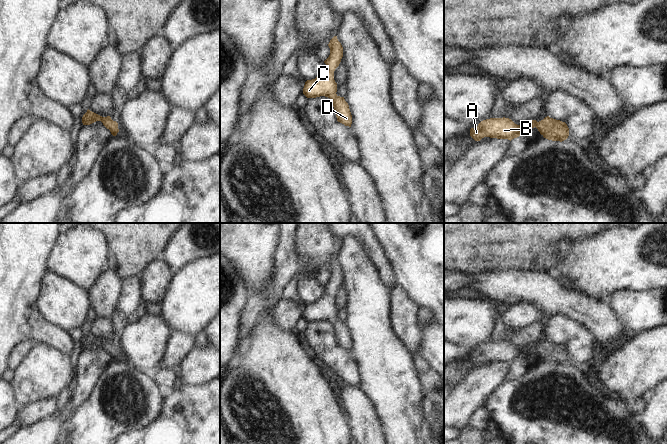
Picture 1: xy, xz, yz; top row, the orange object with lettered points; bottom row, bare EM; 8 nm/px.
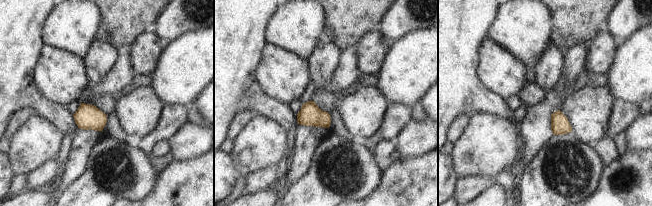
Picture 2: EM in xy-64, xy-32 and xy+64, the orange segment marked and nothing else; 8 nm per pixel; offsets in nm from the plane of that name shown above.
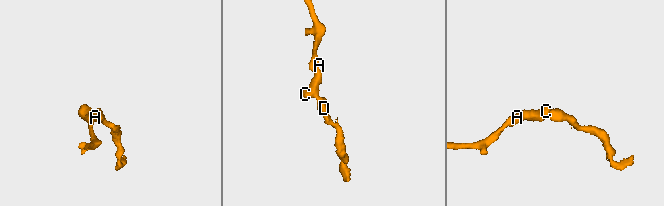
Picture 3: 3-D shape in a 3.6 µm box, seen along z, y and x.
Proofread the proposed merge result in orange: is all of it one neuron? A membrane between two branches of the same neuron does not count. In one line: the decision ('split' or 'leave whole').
leave whole

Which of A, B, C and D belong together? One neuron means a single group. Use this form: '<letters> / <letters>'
A B C D

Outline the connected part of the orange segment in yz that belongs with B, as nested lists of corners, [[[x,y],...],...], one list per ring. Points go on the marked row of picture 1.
[[[545,117],[537,122],[528,121],[525,125],[517,125],[509,118],[490,118],[481,121],[476,128],[470,129],[470,136],[475,141],[484,137],[512,140],[521,134],[527,135],[529,129],[536,127],[540,134],[552,141],[564,141],[569,136],[569,128],[565,122]]]

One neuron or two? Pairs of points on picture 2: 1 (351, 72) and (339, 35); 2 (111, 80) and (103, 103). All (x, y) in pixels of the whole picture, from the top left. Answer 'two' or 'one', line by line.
1: two
2: two

